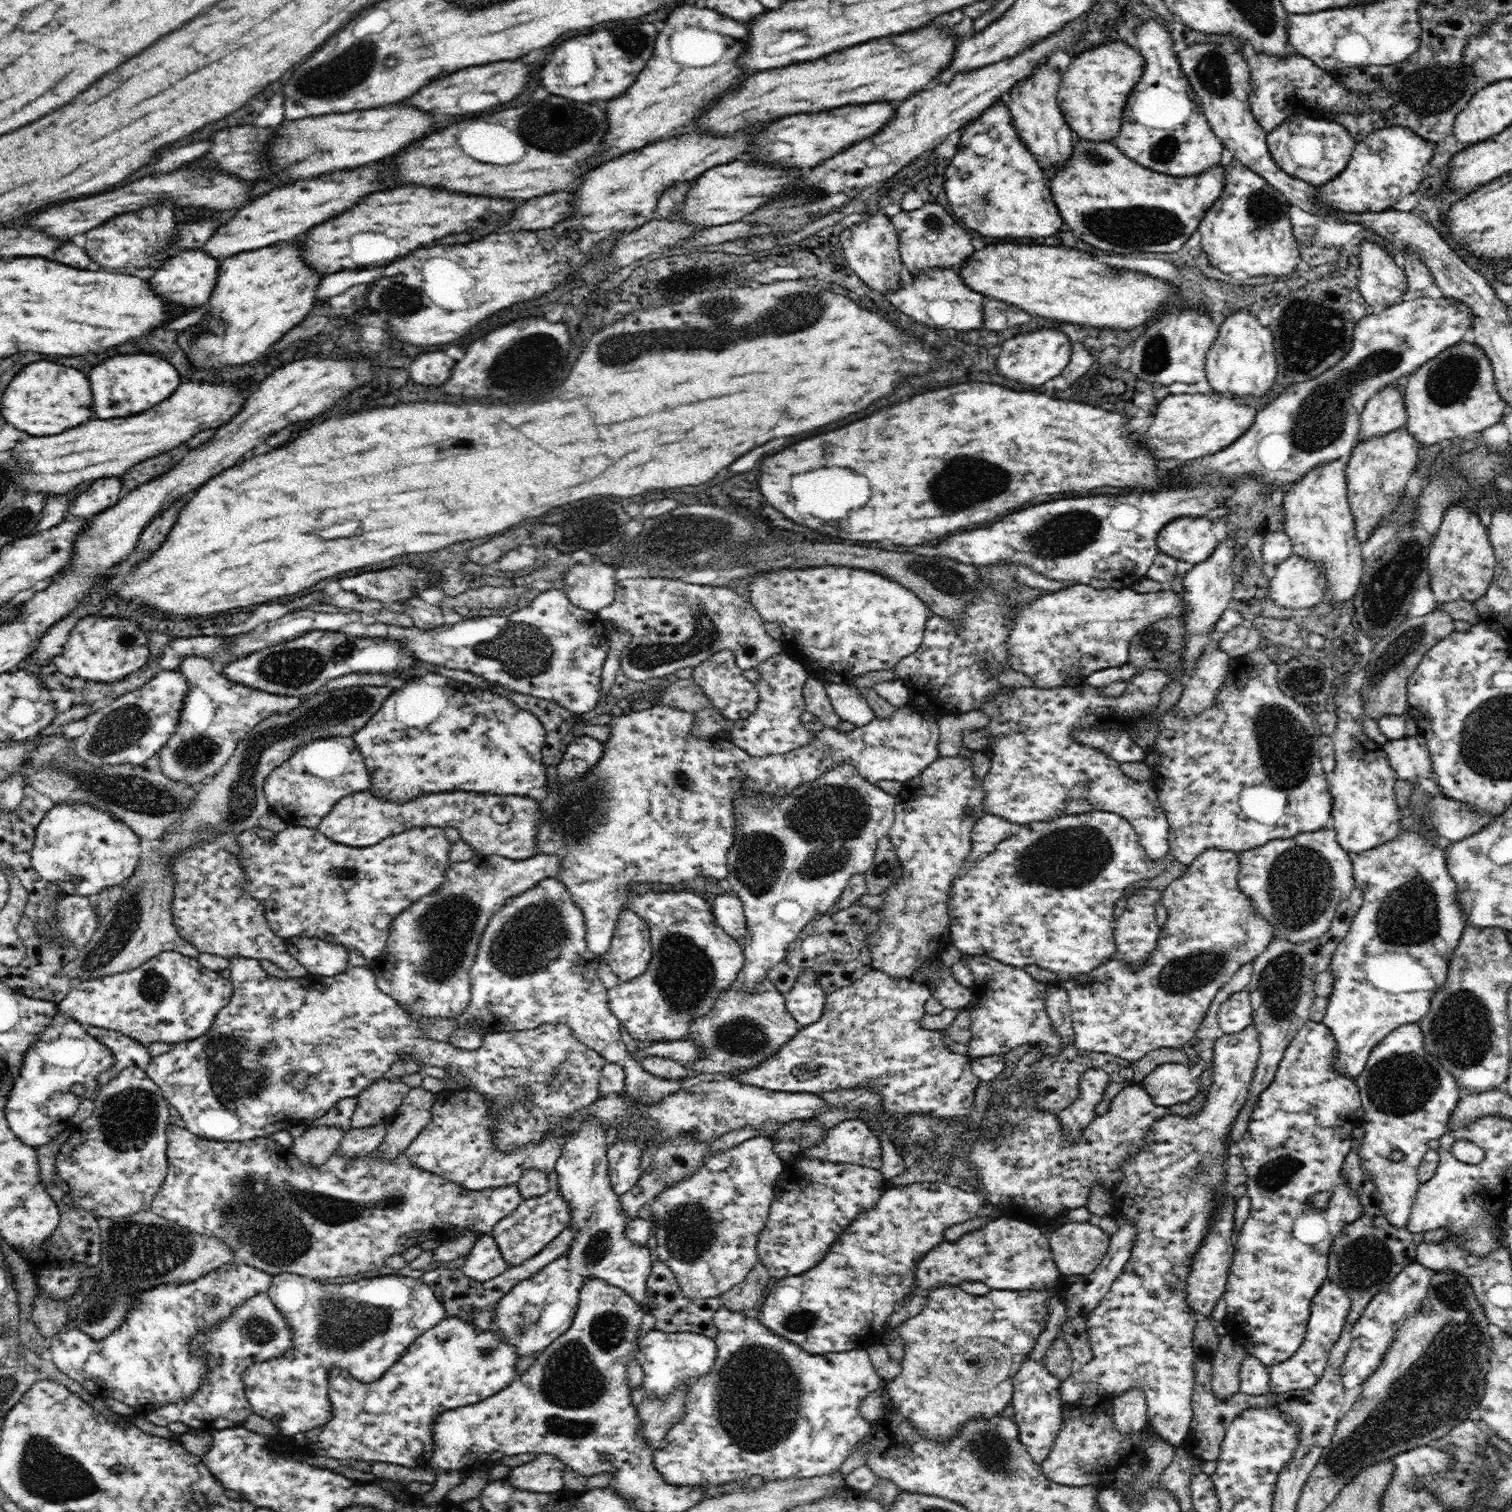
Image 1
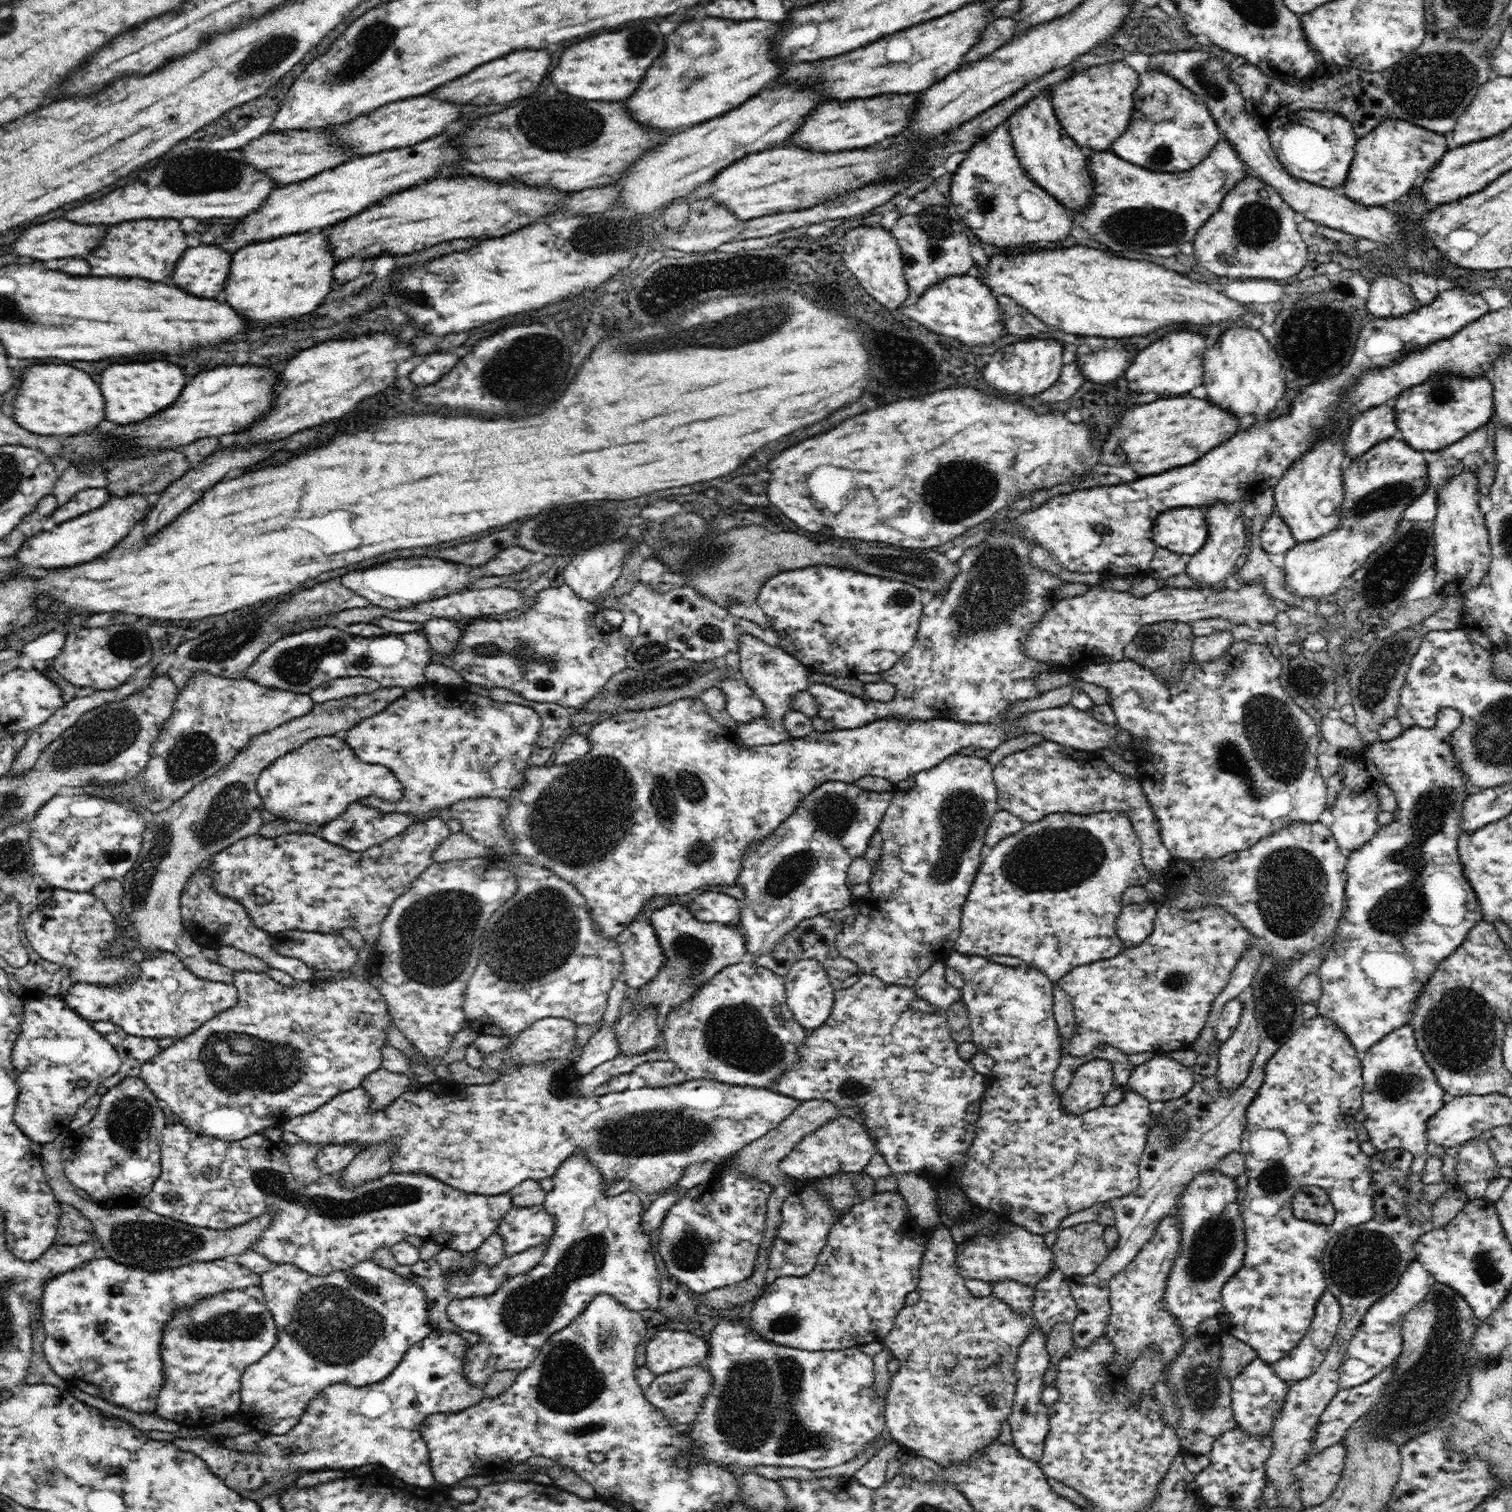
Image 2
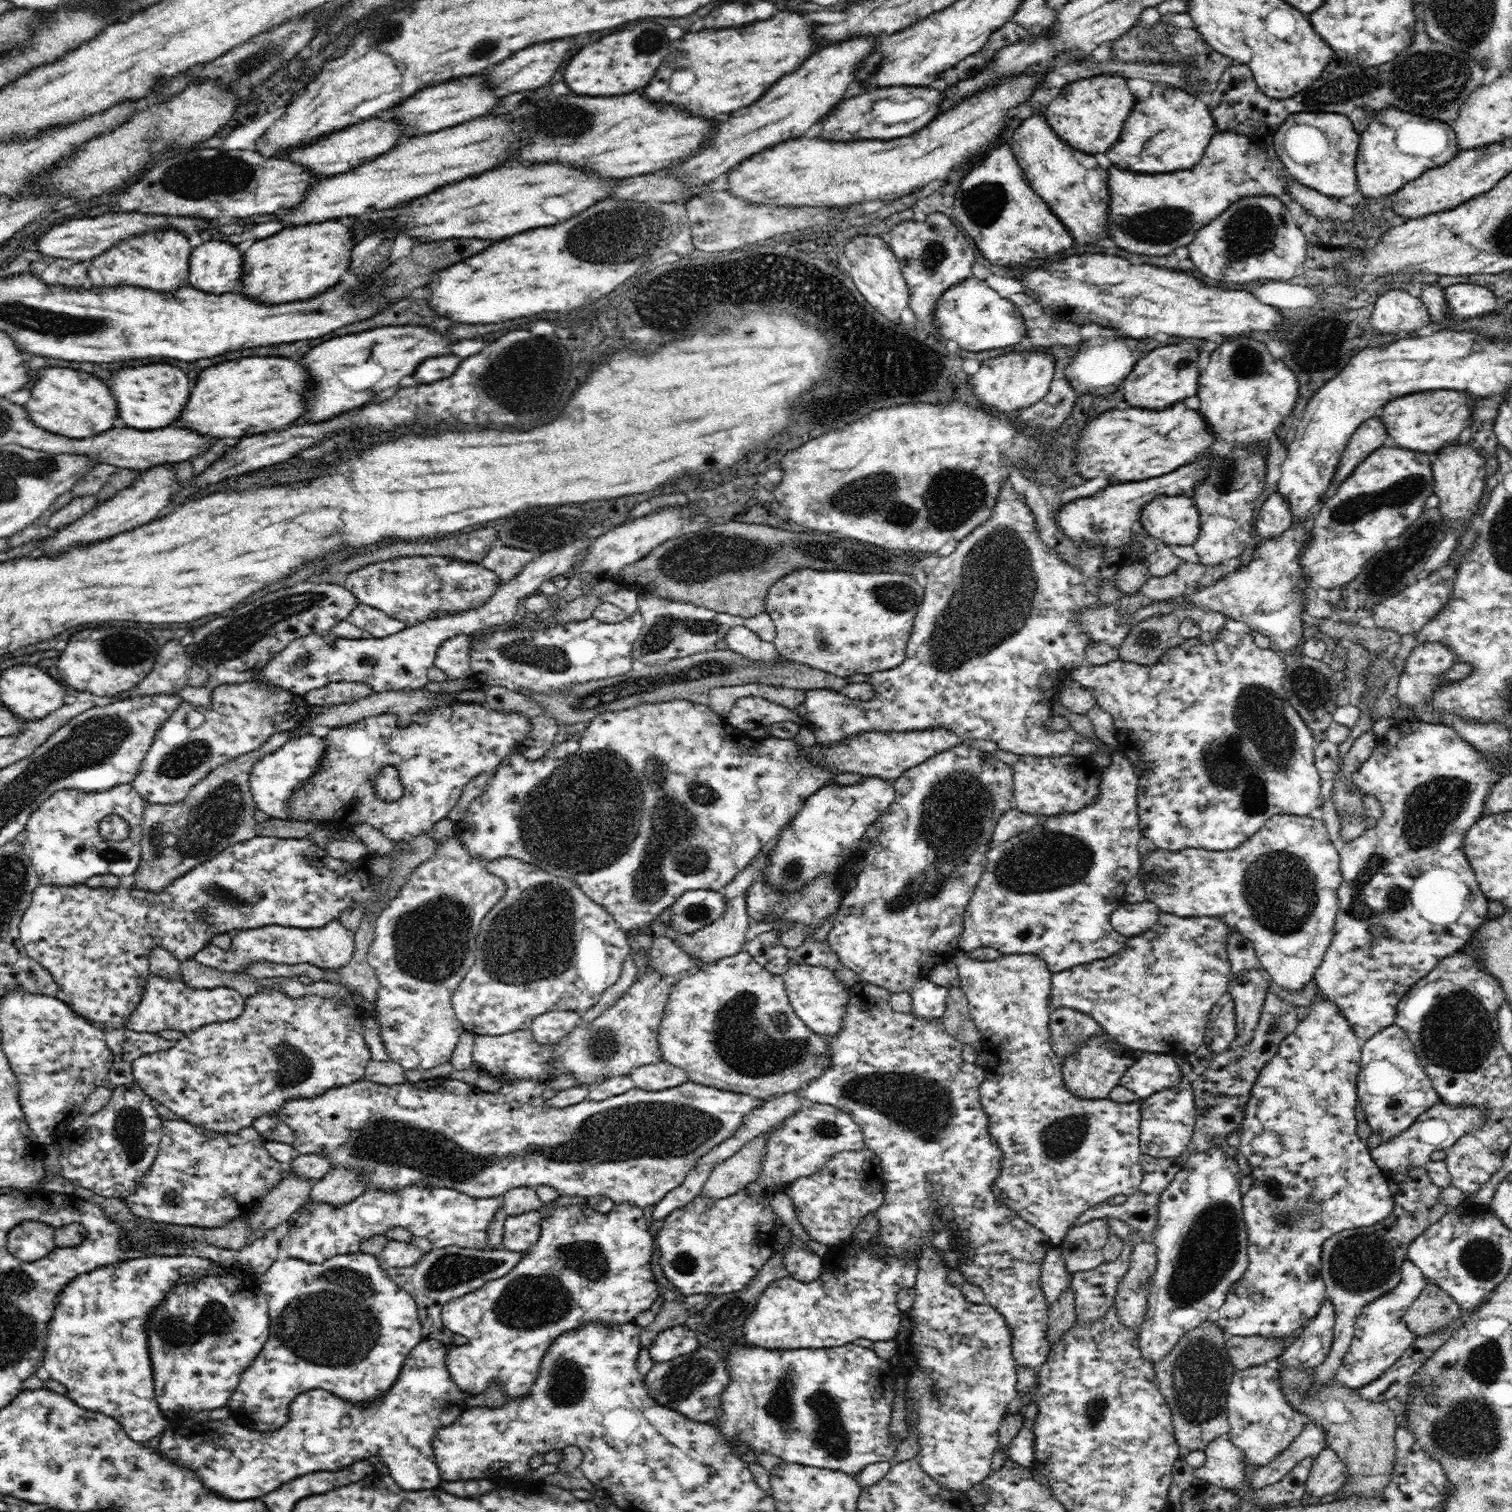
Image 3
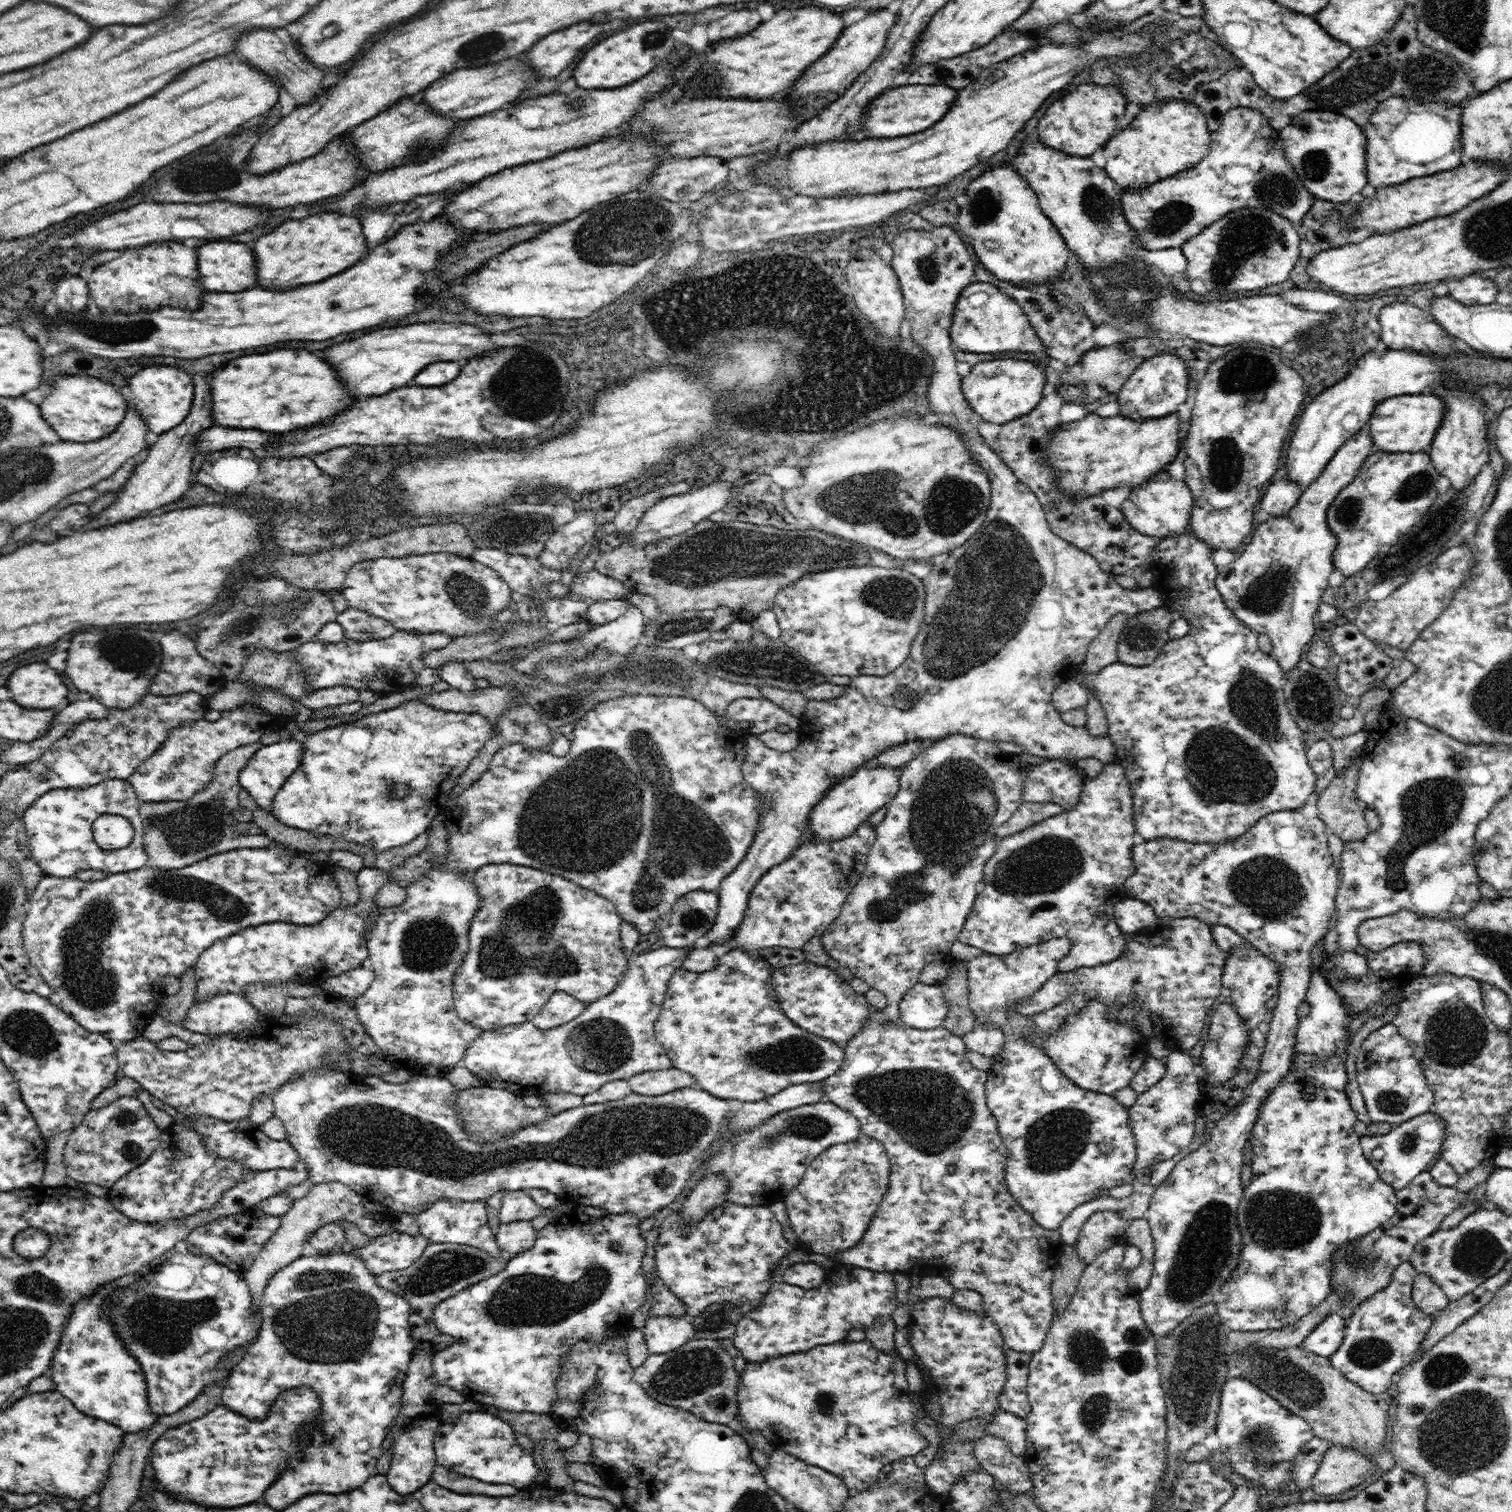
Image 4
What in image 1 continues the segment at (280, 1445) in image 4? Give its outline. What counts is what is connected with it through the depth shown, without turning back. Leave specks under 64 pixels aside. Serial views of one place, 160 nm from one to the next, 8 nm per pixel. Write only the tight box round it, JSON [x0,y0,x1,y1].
[292,1316,520,1469]

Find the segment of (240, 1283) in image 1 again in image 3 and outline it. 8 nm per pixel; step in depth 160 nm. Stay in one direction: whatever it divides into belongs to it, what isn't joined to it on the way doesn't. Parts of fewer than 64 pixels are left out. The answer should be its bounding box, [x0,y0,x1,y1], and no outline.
[42,1256,246,1442]

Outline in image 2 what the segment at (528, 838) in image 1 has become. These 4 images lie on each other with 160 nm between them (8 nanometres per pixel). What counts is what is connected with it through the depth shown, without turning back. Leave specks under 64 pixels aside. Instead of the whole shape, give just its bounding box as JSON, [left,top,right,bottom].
[318,797,514,856]

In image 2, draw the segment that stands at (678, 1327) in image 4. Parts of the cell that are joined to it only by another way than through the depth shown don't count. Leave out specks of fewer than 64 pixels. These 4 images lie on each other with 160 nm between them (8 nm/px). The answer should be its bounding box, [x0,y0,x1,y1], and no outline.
[645,1330,709,1376]

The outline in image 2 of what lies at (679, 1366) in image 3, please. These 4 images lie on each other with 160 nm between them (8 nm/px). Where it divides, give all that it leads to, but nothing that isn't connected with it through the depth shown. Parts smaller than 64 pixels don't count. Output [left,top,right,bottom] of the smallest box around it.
[645,1364,712,1430]

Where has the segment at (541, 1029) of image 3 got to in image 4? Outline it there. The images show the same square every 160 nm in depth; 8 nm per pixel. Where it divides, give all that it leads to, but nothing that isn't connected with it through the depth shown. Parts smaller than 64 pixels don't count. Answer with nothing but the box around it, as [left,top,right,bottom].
[533,991,585,1031]

